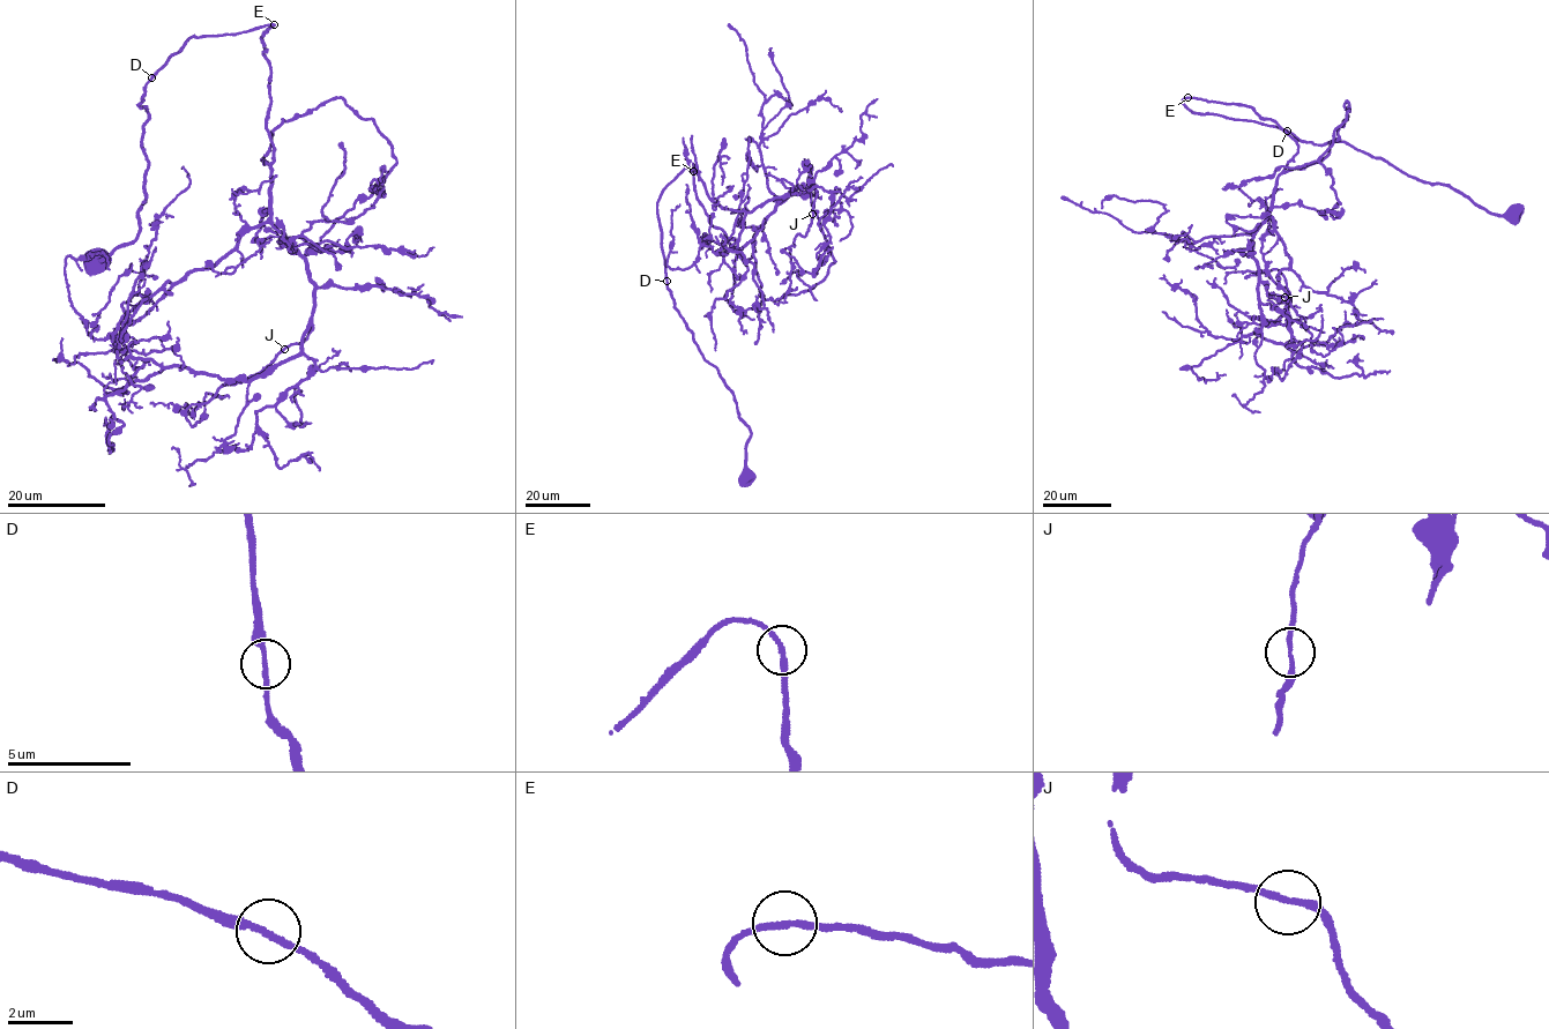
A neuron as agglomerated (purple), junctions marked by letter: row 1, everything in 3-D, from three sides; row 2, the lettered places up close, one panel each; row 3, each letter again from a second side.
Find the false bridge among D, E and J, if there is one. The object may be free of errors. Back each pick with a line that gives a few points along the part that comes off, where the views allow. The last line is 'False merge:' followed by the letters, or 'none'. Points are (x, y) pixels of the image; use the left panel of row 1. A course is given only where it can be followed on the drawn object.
False merge: none

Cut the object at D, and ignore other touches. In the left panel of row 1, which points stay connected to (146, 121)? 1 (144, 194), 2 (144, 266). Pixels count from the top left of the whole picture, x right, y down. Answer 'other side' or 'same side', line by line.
1: same side
2: other side

